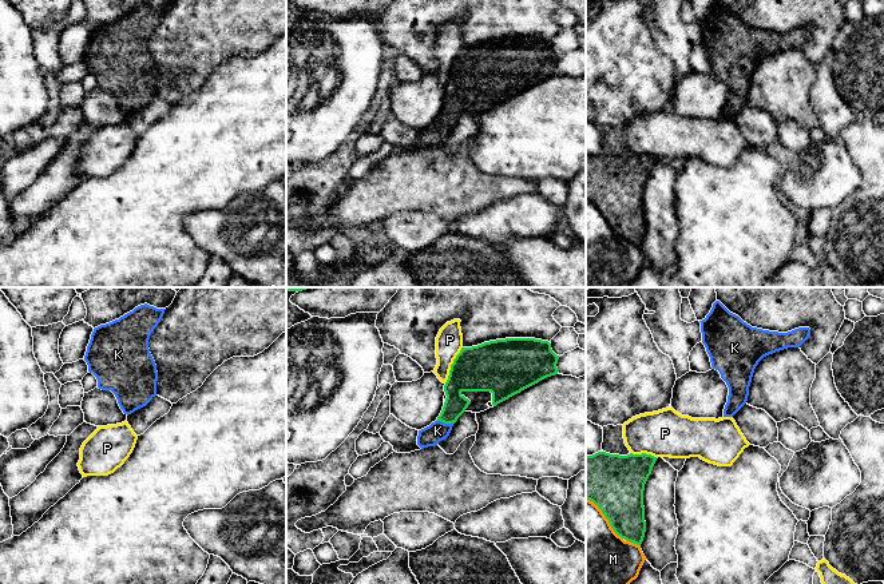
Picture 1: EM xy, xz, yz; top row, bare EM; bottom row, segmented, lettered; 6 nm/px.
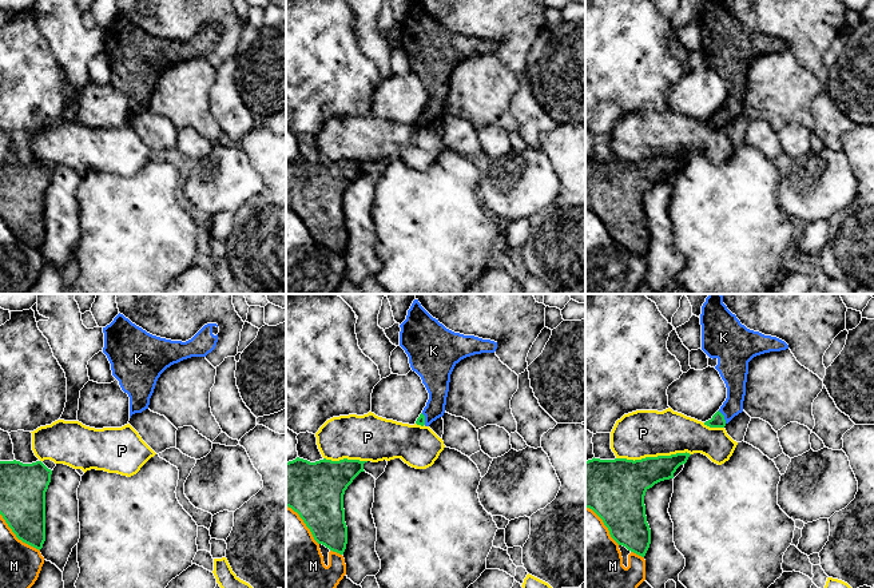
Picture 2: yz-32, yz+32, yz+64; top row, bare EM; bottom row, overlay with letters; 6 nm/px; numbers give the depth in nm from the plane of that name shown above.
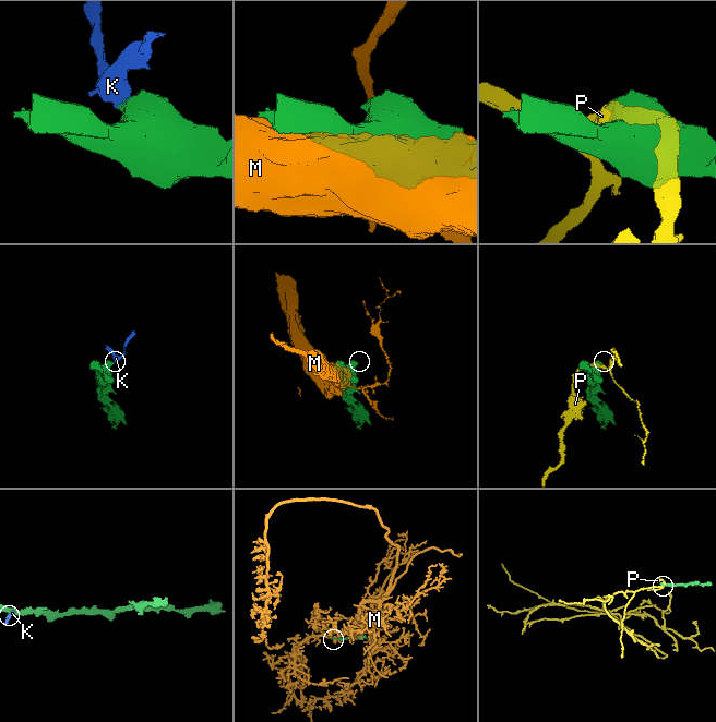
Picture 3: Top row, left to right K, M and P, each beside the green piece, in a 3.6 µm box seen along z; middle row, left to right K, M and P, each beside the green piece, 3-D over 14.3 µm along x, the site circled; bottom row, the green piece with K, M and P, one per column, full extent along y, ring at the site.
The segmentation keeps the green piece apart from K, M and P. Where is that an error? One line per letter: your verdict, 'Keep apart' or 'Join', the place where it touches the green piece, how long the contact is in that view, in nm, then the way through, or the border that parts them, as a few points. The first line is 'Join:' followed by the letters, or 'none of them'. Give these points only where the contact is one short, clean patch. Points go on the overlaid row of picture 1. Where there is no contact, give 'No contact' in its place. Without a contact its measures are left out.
Join: K
K: Join. Touches green at xz (444, 422). Shared border 110 nm. Path across: xz (455, 405), (444, 422), (437, 430)
M: Keep apart. Touches green at yz (633, 541). Shared border 100 nm
P: Keep apart. Touches green at xz (451, 365). Shared border 240 nm

